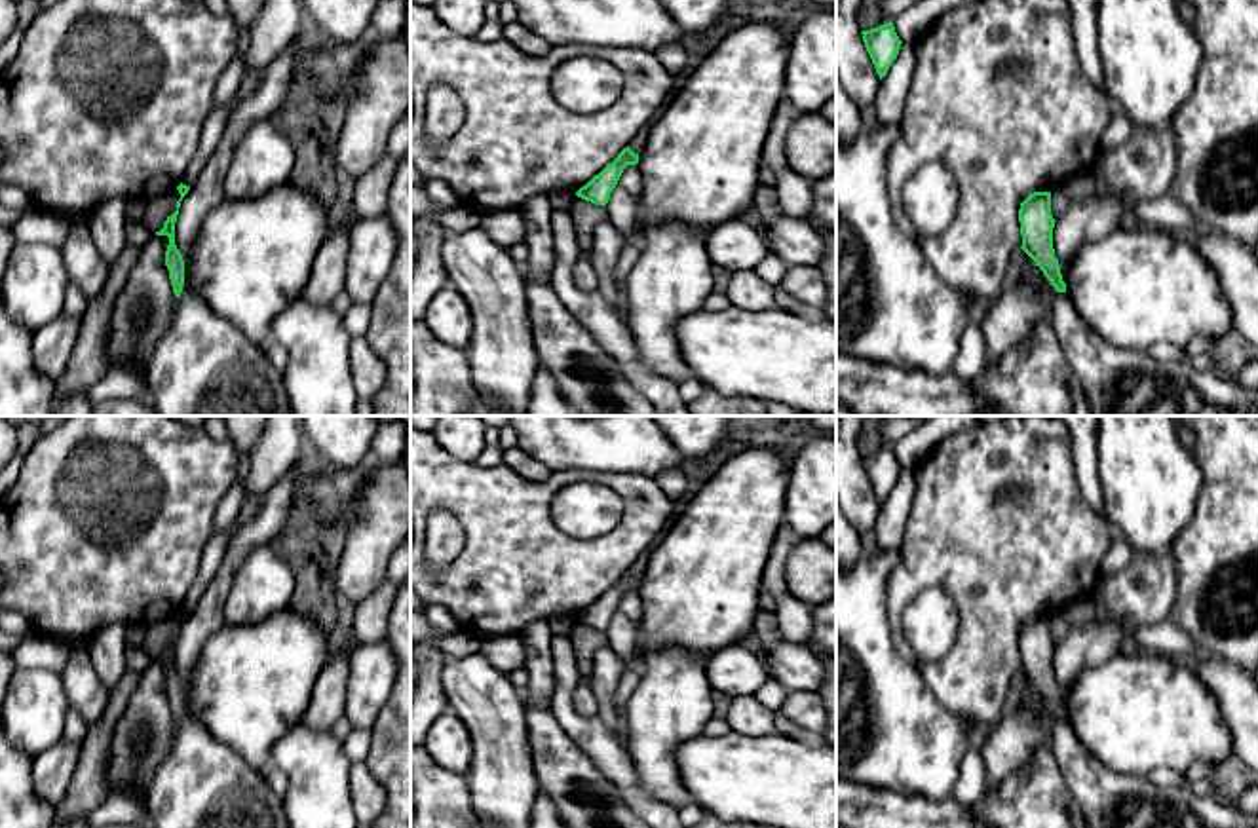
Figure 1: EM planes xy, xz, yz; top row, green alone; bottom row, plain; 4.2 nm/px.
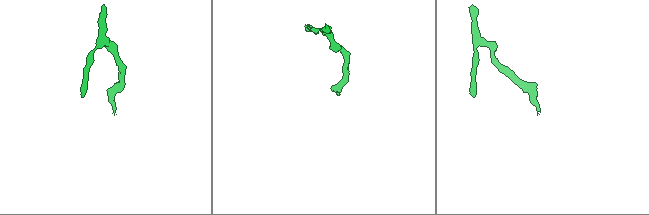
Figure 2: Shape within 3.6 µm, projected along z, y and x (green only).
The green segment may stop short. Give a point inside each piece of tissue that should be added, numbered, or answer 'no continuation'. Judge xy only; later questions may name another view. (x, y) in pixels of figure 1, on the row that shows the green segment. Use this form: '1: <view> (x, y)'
no continuation

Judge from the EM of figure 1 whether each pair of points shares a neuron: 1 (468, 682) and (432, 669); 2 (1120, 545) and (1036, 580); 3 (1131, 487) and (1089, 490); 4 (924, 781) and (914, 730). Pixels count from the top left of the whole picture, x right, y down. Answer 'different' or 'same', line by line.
1: different
2: different
3: different
4: same

